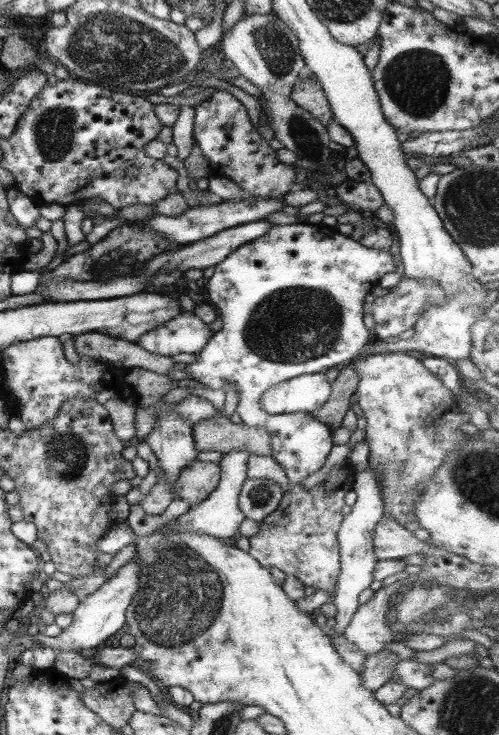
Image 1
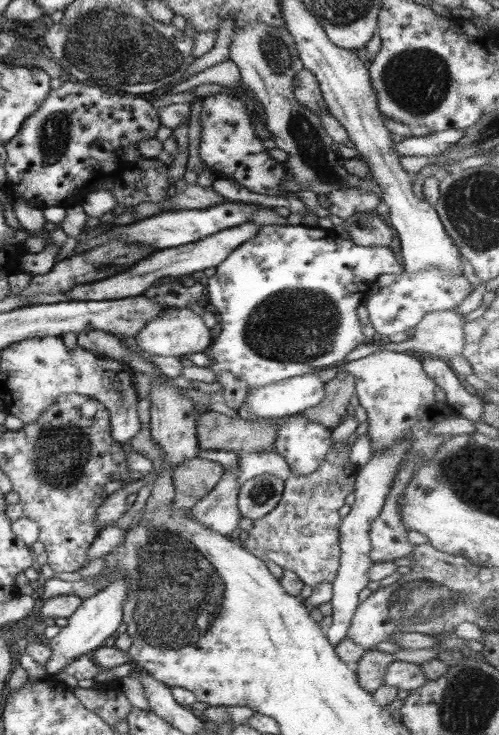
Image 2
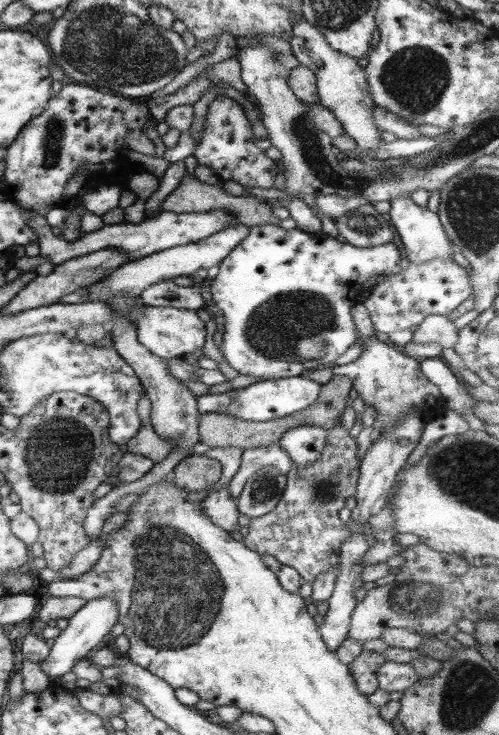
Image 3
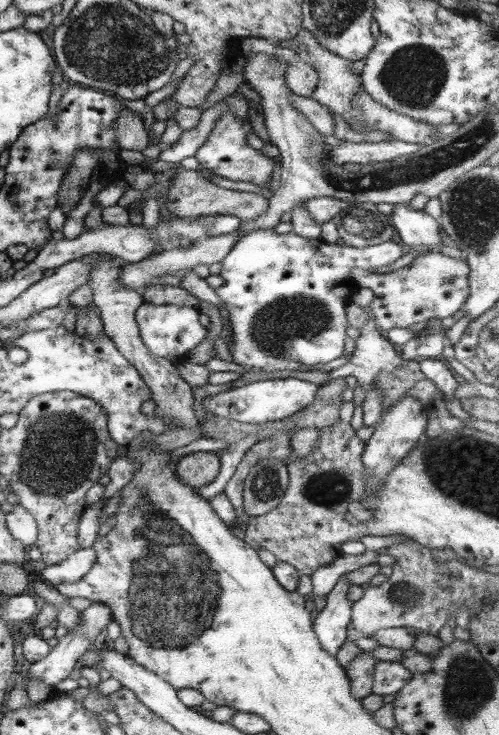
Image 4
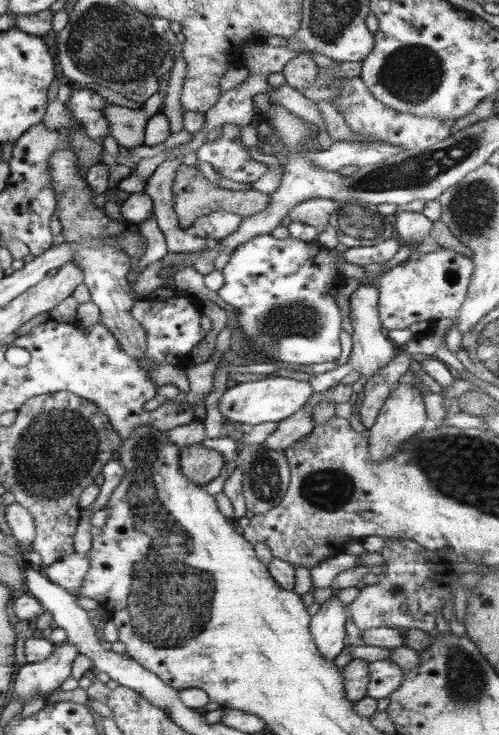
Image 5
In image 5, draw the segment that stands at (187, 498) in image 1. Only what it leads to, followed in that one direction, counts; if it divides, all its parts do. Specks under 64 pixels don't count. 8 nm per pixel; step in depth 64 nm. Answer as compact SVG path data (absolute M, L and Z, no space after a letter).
M198 444L180 448L180 472L190 482L206 485L214 480L225 466L225 459L217 449L208 449Z

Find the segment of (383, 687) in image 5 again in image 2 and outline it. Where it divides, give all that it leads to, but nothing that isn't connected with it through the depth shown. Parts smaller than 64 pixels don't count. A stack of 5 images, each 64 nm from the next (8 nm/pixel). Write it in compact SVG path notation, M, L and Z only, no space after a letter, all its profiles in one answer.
M406 661L392 662L384 675L384 685L395 686L398 690L415 691L428 681L420 665Z

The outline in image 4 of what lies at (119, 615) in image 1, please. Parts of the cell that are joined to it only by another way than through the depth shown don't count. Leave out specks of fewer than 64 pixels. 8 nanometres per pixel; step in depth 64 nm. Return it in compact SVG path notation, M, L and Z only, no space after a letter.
M92 603L87 609L81 611L79 625L73 631L68 632L61 639L57 640L56 645L52 647L48 656L32 663L24 661L23 671L16 676L17 681L24 682L24 675L28 673L40 678L40 680L43 680L54 689L56 684L70 676L70 672L72 672L77 662L81 659L81 656L84 656L89 651L91 642L94 642L100 636L100 632L113 620L113 612L108 605Z

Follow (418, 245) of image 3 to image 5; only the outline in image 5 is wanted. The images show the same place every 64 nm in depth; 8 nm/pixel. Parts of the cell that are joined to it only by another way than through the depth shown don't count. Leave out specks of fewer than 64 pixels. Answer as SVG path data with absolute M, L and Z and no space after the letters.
M398 209L395 216L395 232L400 234L400 238L402 238L407 245L418 245L429 238L434 221L424 216L424 214Z

